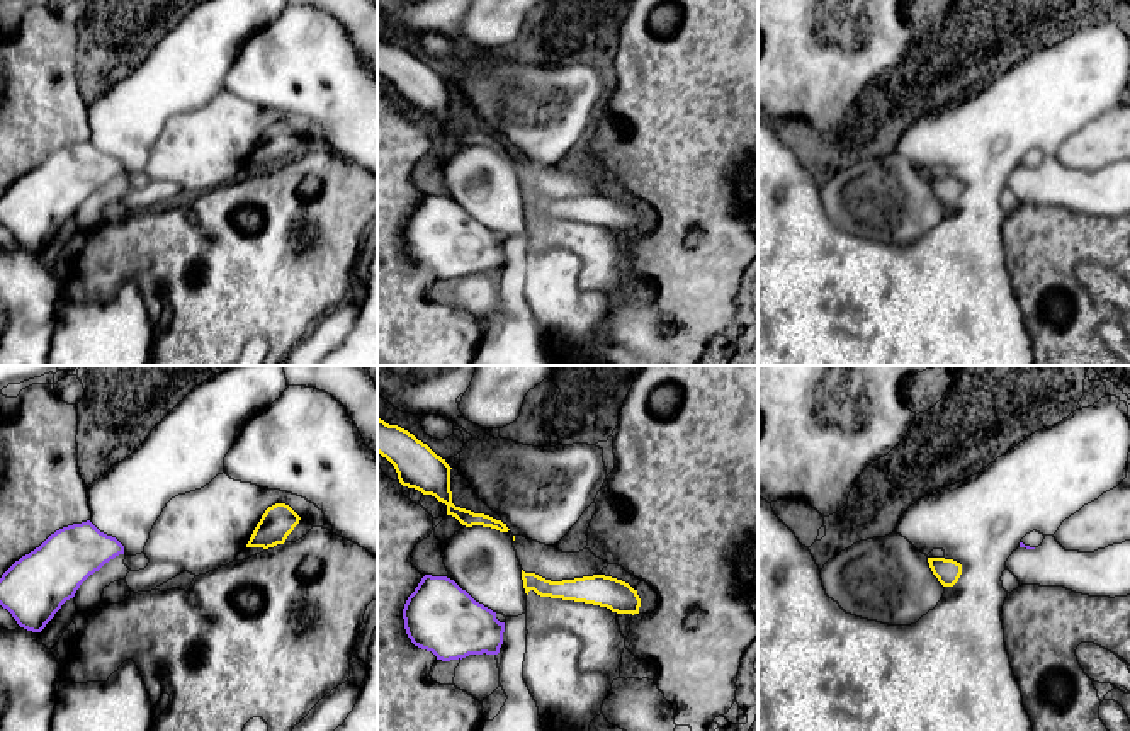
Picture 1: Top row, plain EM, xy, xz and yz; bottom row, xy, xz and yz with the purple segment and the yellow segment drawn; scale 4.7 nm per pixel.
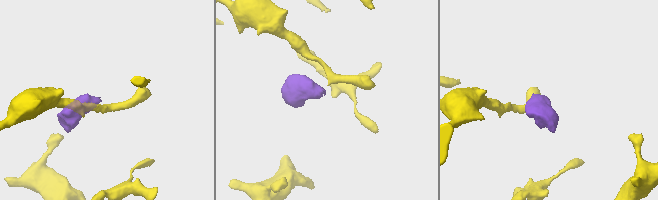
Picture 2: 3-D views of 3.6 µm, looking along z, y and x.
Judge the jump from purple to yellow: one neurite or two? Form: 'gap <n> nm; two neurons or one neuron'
gap 170 nm; two neurons

